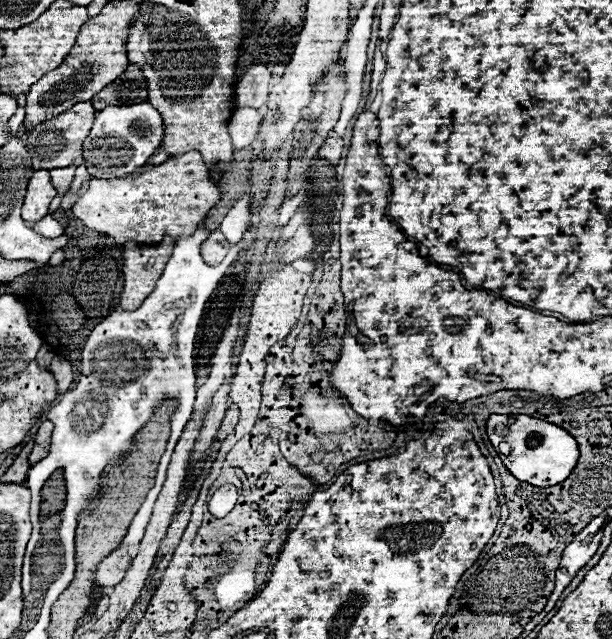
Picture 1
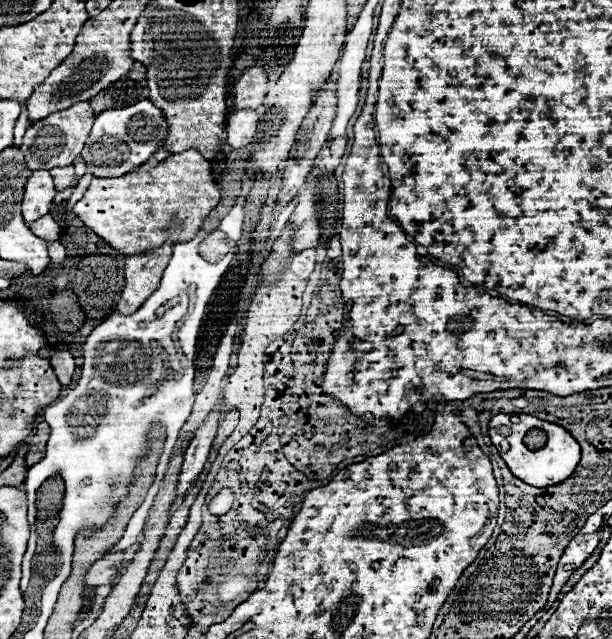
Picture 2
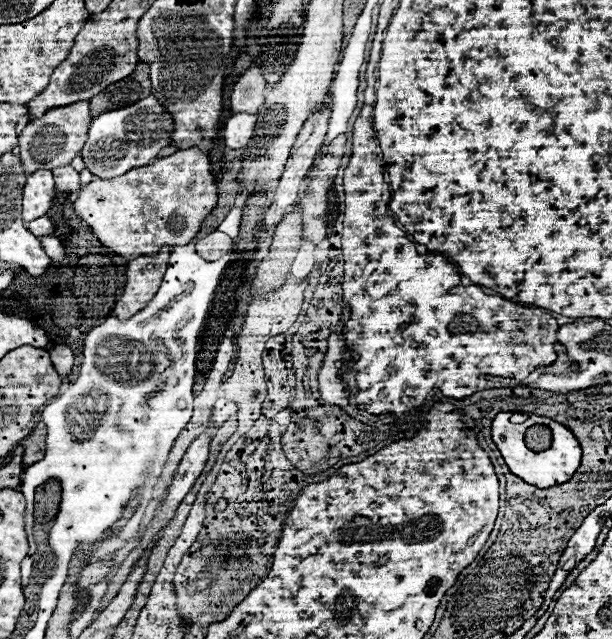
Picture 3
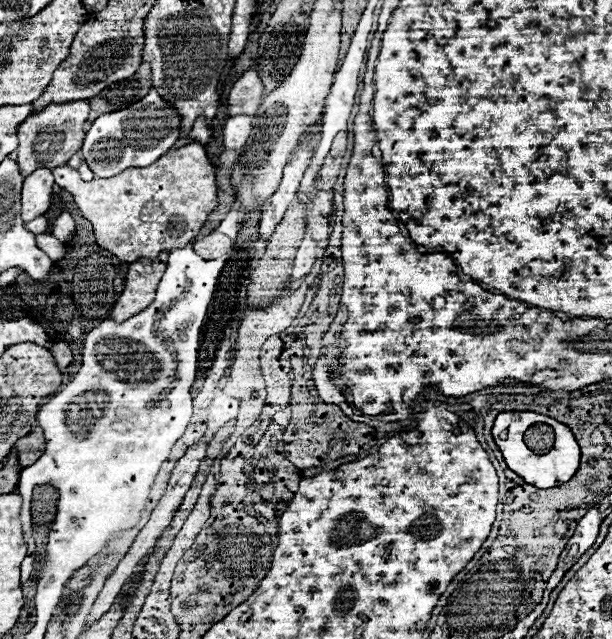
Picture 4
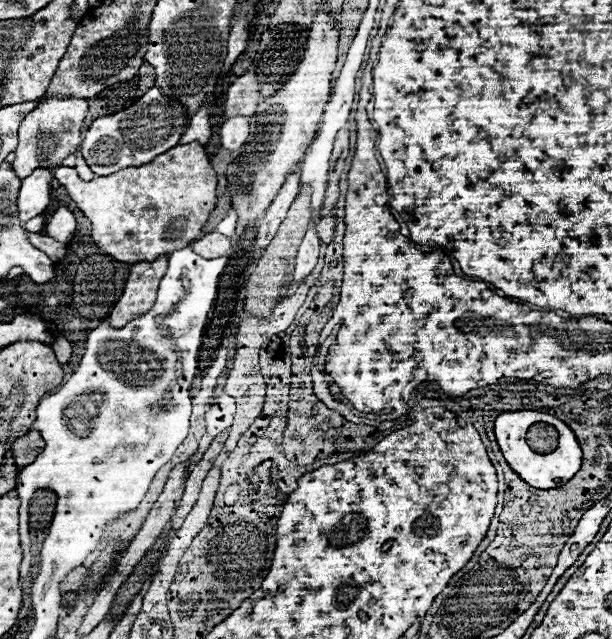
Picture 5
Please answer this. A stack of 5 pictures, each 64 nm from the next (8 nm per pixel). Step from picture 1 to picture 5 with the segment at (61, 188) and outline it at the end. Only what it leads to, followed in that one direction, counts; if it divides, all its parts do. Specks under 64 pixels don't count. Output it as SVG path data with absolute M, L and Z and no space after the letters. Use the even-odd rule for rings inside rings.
M198 142L178 144L164 154L156 156L152 162L138 168L122 168L110 176L98 176L90 182L84 182L74 168L58 166L54 168L56 180L68 190L70 198L92 222L92 238L100 250L110 254L118 262L152 262L158 256L172 254L182 246L194 242L200 236L200 228L206 224L208 214L216 206L216 172L204 152L204 146Z

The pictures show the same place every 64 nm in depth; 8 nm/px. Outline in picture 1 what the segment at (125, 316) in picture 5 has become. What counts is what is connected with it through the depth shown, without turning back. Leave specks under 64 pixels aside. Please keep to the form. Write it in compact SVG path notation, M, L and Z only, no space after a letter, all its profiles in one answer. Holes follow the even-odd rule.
M166 236L160 244L152 246L138 246L126 244L124 246L124 292L120 300L120 308L132 312L140 308L140 304L152 294L156 288L158 278L164 272L166 262L170 260L174 246L174 238Z

